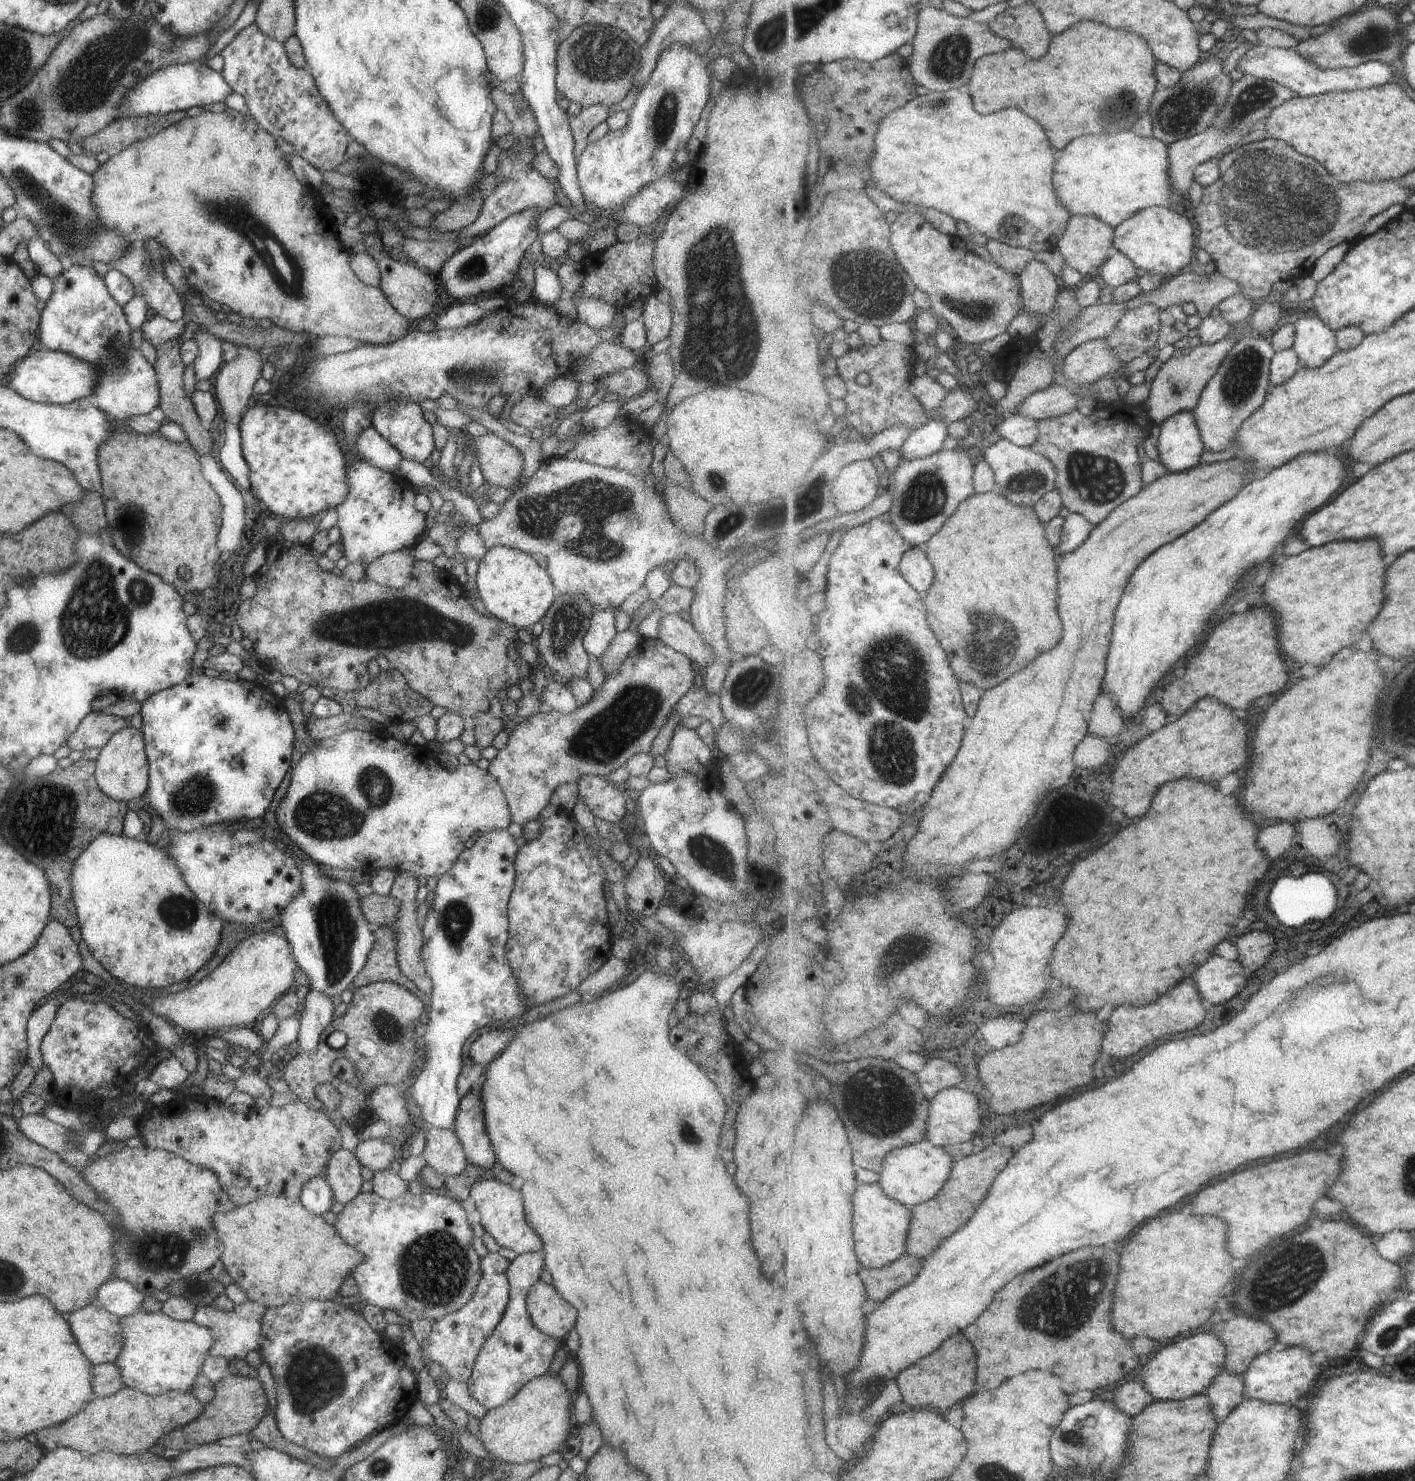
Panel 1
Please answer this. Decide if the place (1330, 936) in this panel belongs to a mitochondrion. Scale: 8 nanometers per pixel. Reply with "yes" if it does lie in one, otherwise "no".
no

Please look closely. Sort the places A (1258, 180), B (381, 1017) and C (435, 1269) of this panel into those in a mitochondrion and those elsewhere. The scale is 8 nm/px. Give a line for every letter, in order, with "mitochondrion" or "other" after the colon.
A: mitochondrion
B: mitochondrion
C: mitochondrion

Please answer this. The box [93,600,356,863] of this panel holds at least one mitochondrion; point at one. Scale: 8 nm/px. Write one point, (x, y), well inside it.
(195, 797)

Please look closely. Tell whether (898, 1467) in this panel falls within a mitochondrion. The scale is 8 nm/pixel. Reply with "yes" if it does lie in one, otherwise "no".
no

